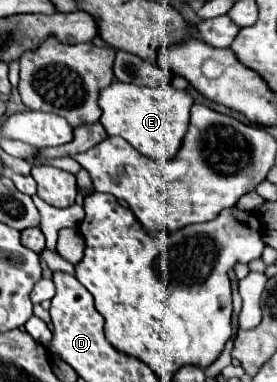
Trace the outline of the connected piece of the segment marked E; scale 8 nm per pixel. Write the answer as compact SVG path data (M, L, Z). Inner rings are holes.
M113 81L99 95L99 107L103 109L101 123L107 129L107 133L123 137L141 155L159 163L171 161L179 151L183 135L187 133L191 105L193 105L191 95L171 85L139 87L133 83Z

